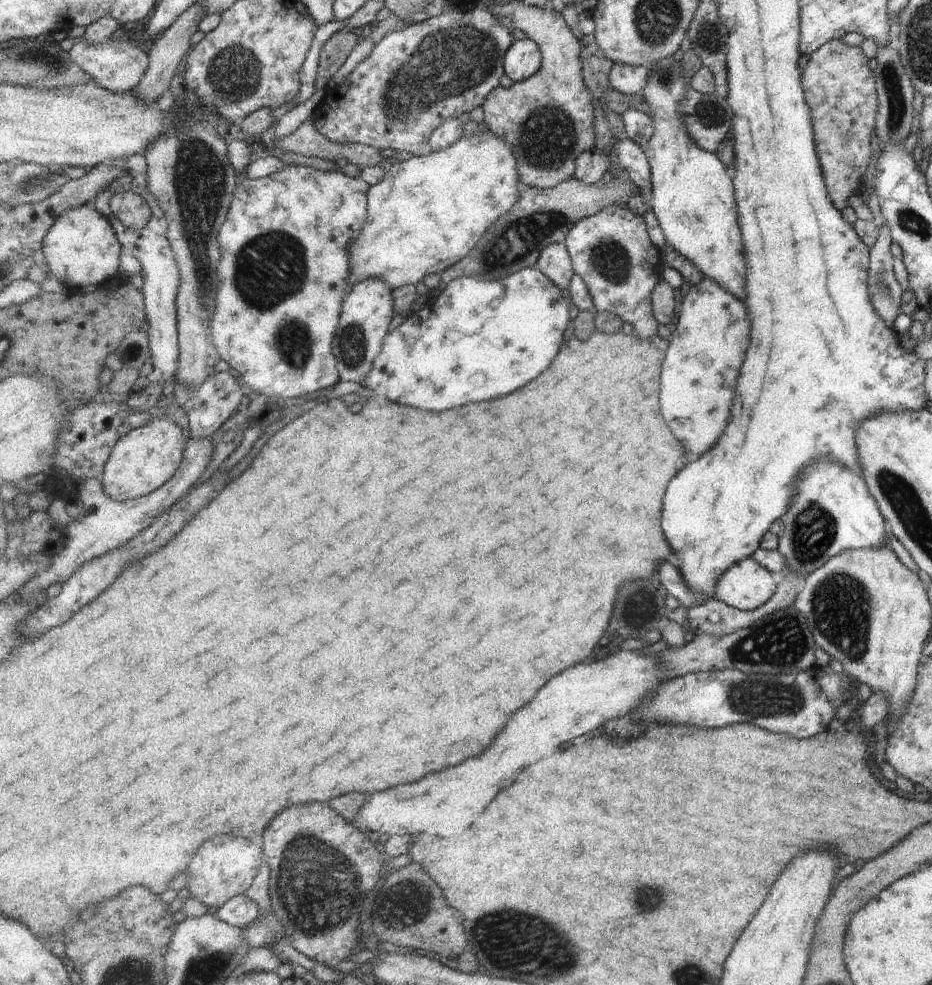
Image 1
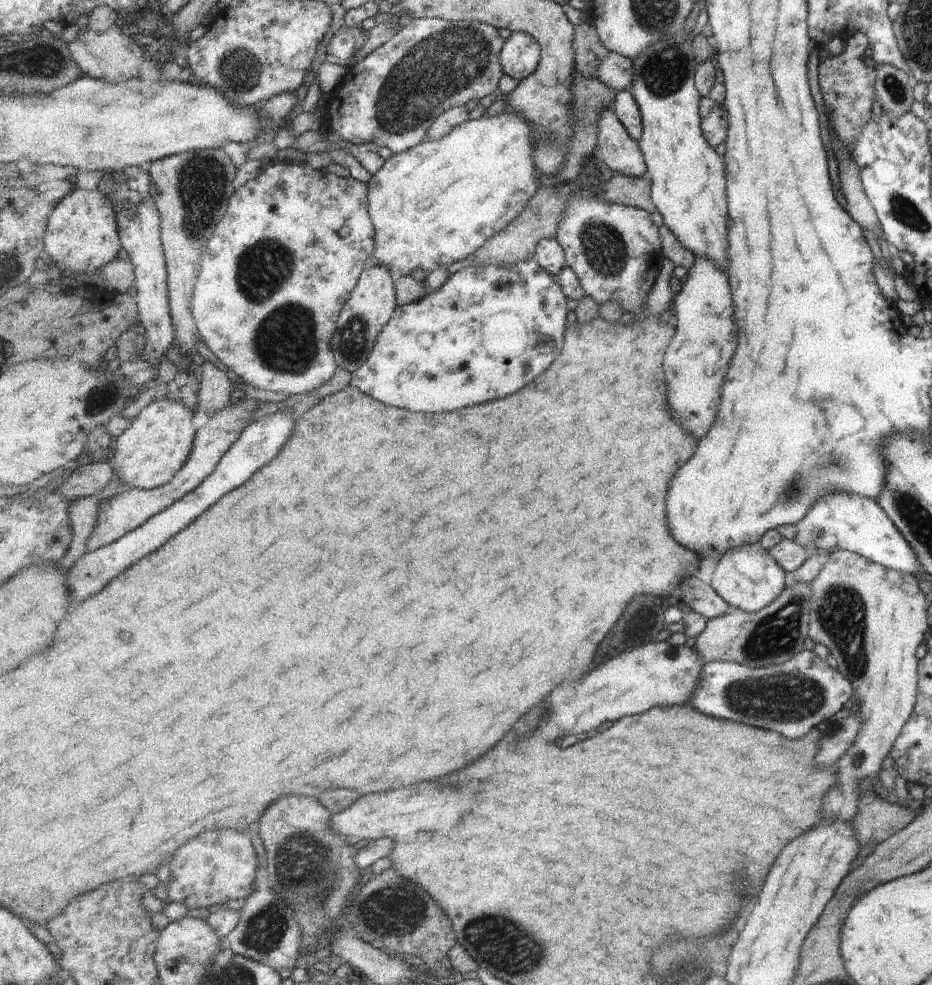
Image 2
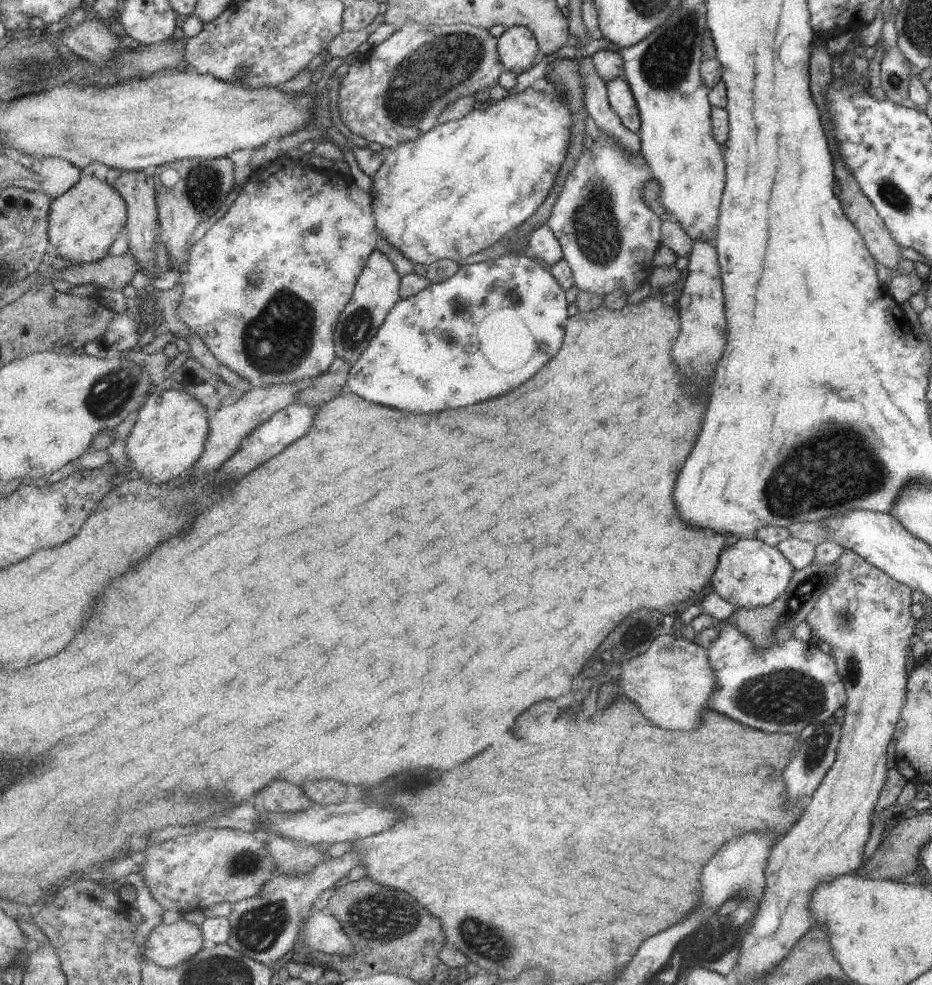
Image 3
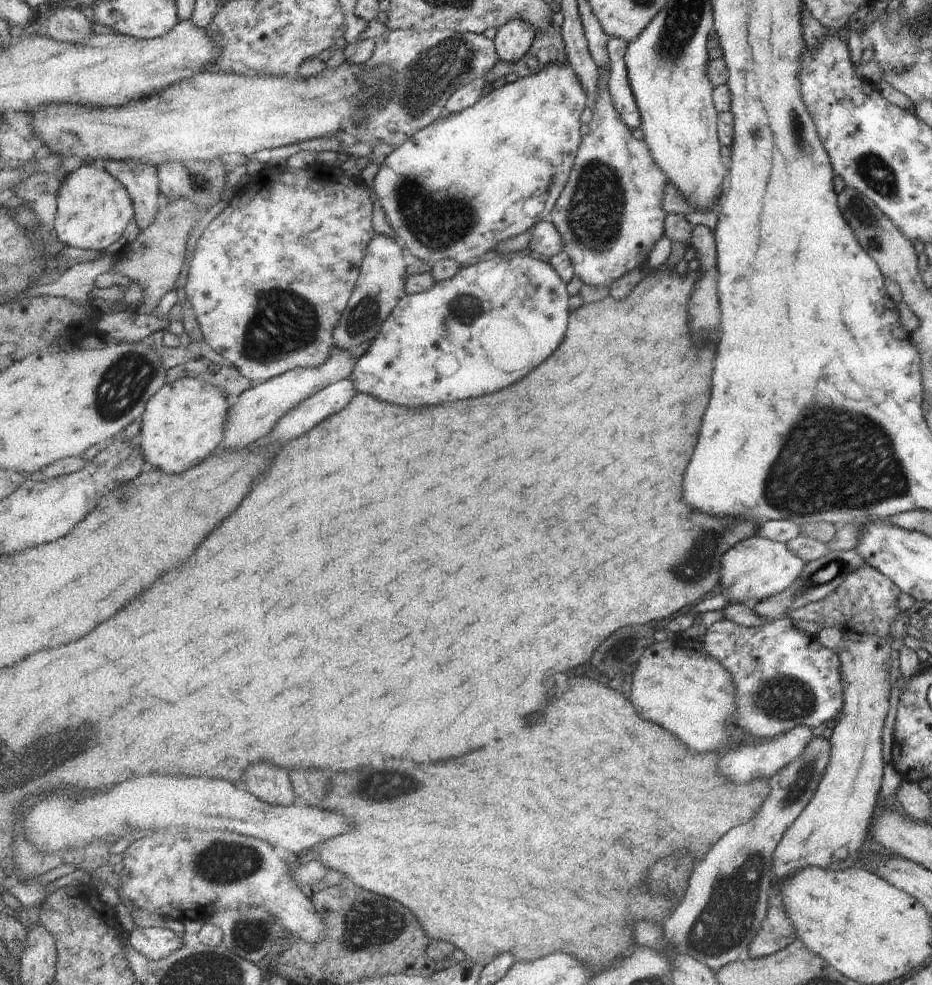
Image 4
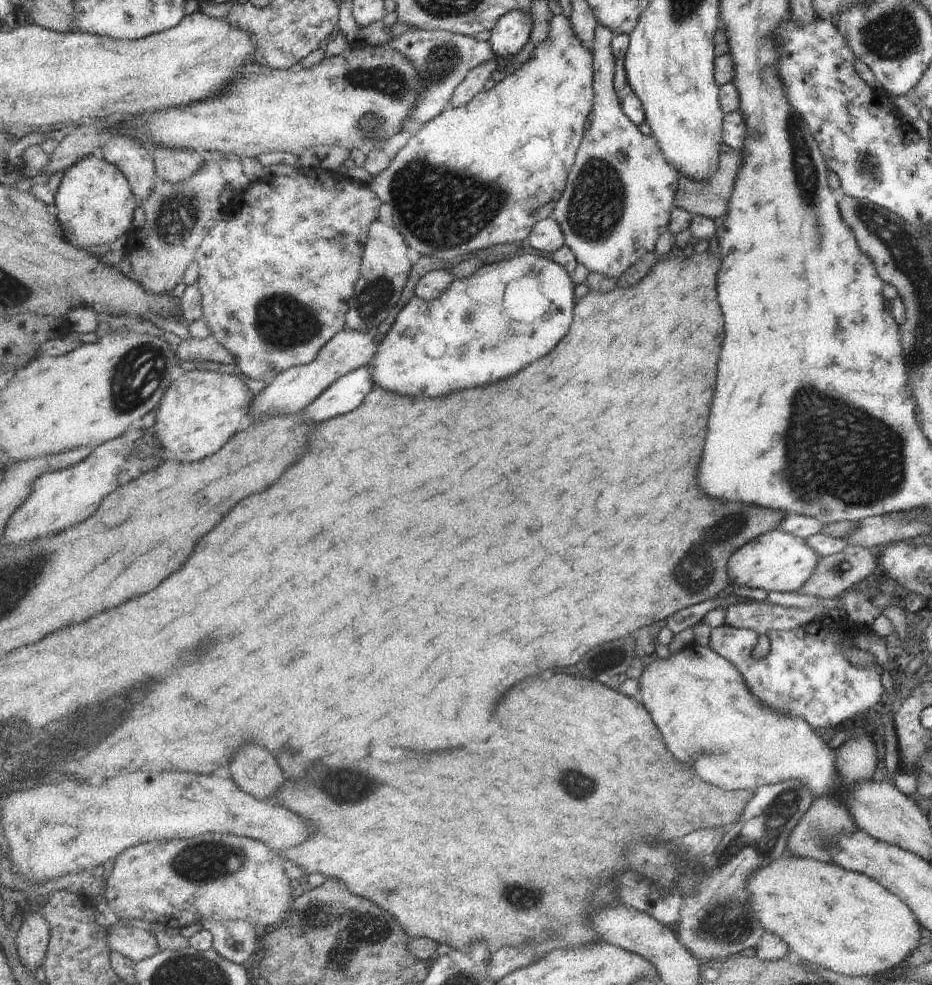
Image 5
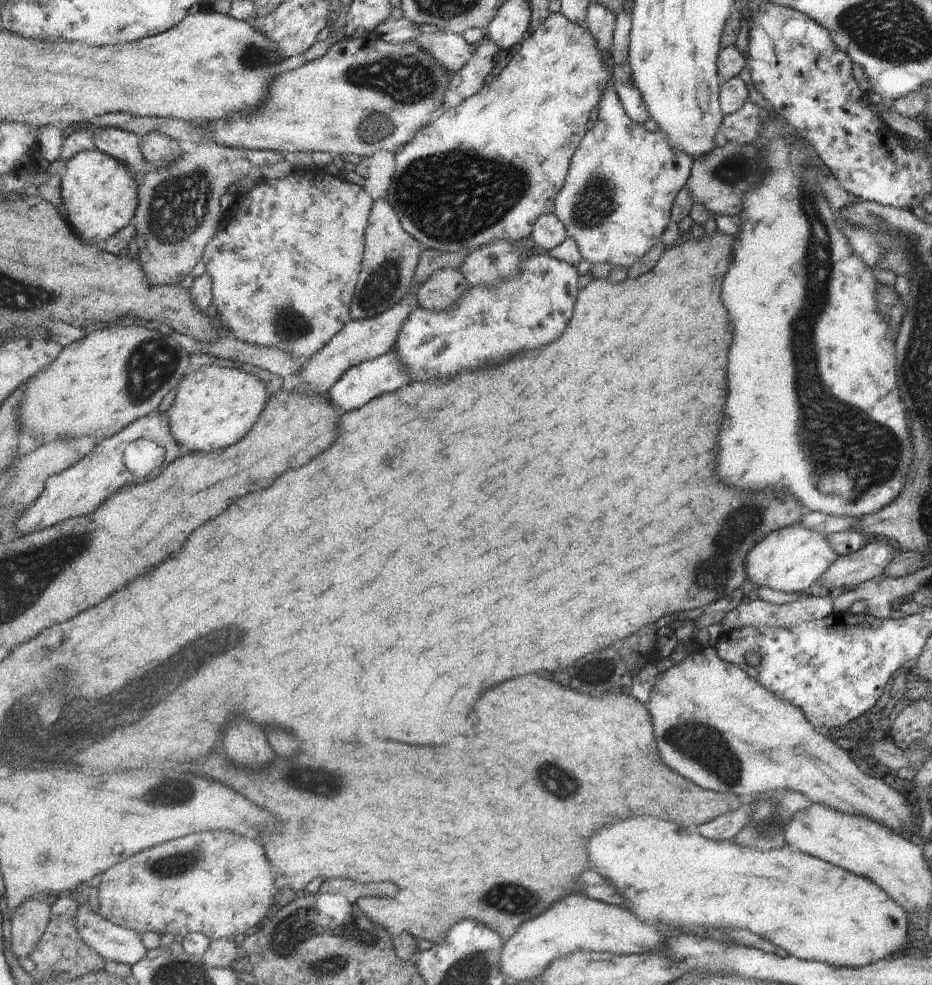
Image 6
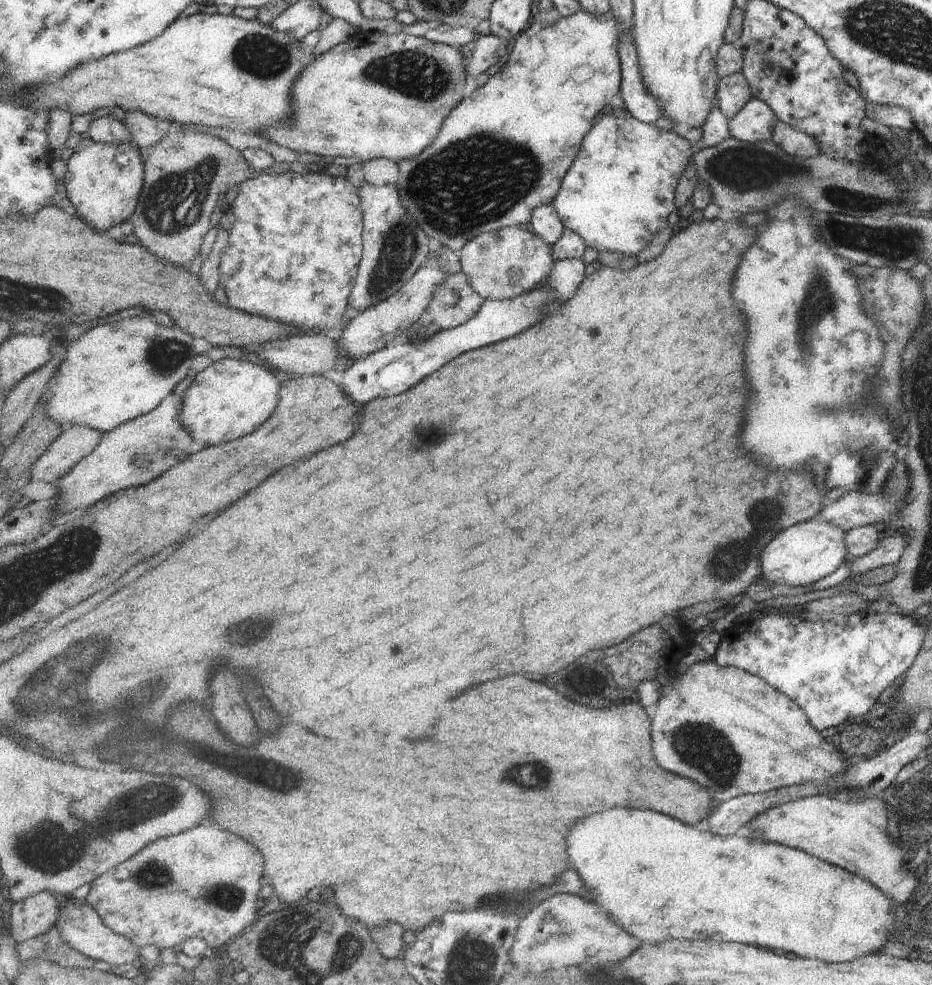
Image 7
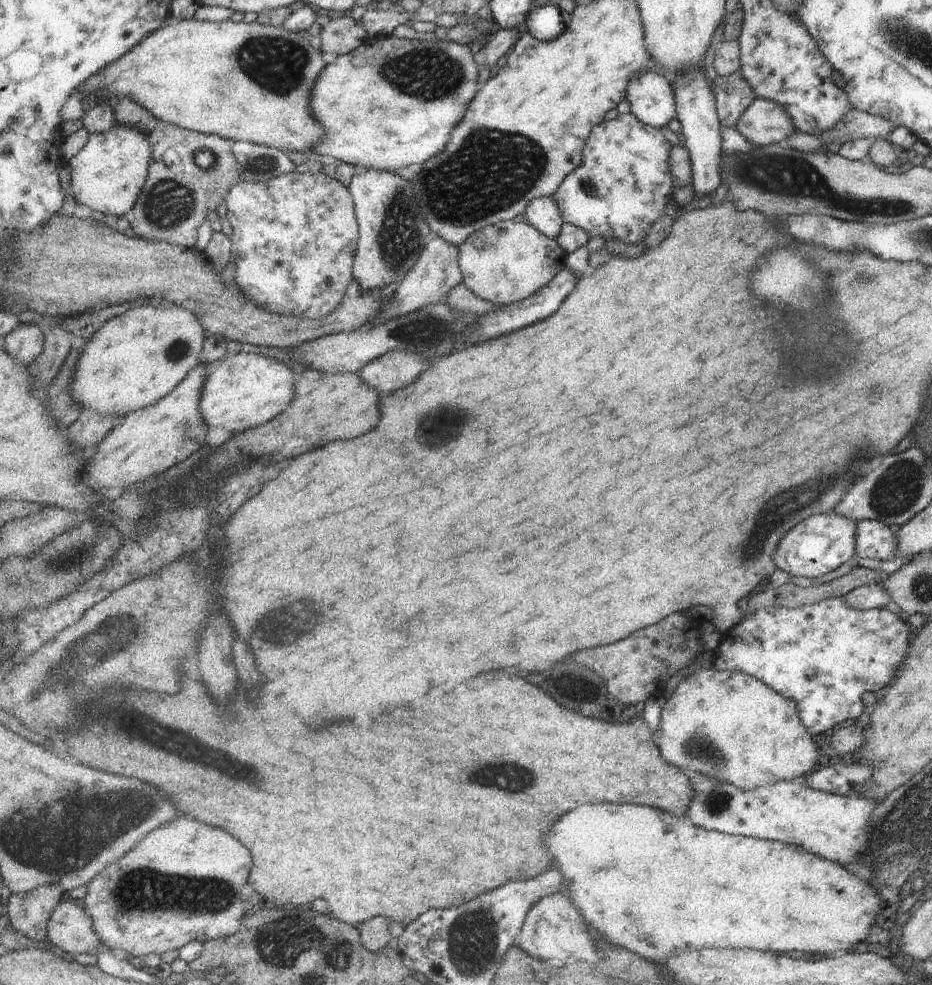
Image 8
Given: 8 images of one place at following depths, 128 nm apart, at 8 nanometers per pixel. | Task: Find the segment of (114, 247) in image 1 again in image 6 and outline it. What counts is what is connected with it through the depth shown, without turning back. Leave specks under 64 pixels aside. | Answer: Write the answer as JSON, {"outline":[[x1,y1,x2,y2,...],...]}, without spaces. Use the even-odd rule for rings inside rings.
{"outline":[[99,150,81,151,72,159,66,162,66,171,62,176,62,197,64,198,63,208,67,210,64,217,72,224,77,236,87,242,98,244,109,240,123,230,129,222,134,222,136,210,139,203,139,183,136,175,129,170,127,164,123,164,115,158]]}

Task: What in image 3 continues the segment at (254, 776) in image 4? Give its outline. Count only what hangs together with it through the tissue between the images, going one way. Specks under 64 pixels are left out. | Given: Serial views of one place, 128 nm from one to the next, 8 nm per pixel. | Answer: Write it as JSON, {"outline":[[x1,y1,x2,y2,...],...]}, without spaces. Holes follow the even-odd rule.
{"outline":[[274,780,271,786,255,796,253,806,261,813,299,814,315,806,315,802,305,794,304,788,286,780]]}

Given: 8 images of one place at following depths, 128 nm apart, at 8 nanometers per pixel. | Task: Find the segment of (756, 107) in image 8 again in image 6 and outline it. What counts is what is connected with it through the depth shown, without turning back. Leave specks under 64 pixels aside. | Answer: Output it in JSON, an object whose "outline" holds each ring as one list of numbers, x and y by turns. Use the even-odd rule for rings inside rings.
{"outline":[[747,100,737,112,723,116,721,130,725,140,737,146,753,145,761,117,763,117,761,108]]}

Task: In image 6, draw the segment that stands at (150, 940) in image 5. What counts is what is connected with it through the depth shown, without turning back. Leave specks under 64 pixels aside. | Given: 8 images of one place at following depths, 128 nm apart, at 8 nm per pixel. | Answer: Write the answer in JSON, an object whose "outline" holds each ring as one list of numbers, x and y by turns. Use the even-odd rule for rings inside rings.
{"outline":[[84,902,77,913,79,934,89,946,106,960,133,966,147,956,147,948,135,930,129,930,107,920,99,912,91,912,91,906]]}

